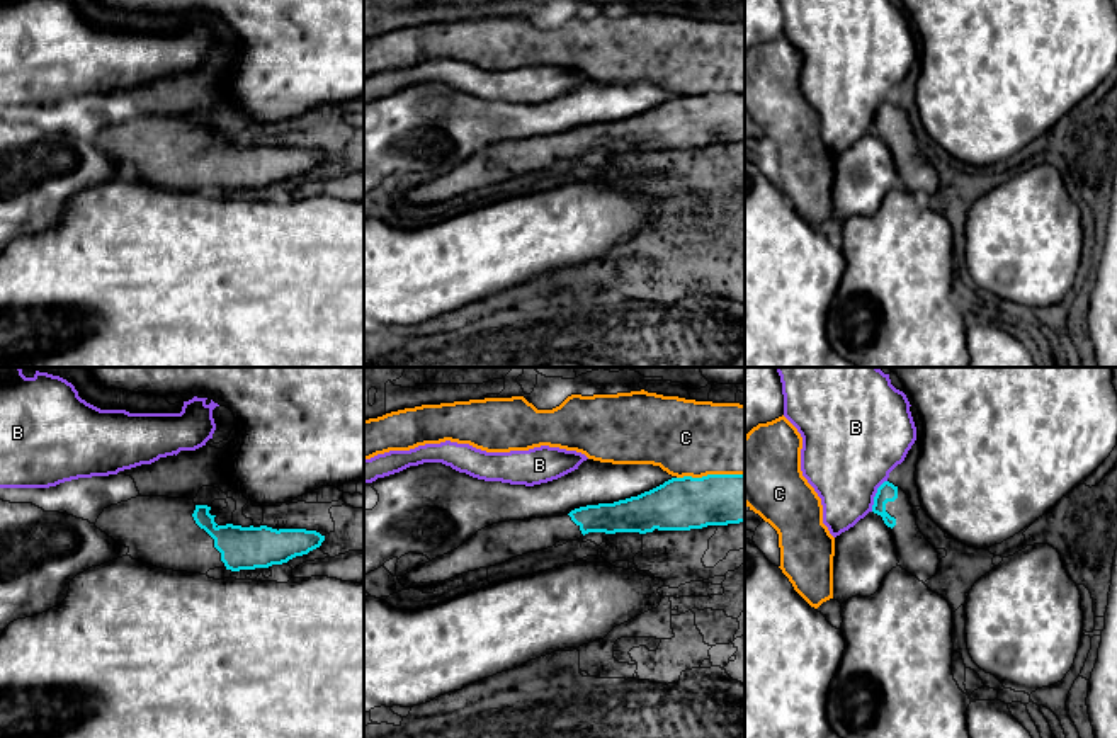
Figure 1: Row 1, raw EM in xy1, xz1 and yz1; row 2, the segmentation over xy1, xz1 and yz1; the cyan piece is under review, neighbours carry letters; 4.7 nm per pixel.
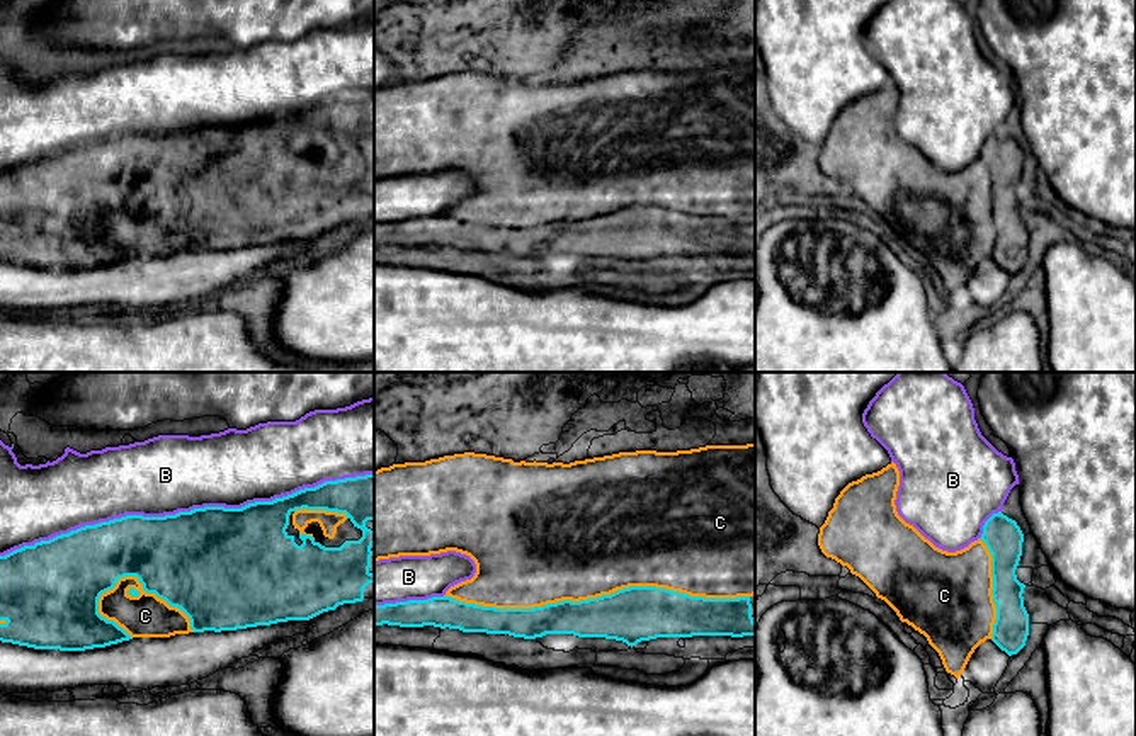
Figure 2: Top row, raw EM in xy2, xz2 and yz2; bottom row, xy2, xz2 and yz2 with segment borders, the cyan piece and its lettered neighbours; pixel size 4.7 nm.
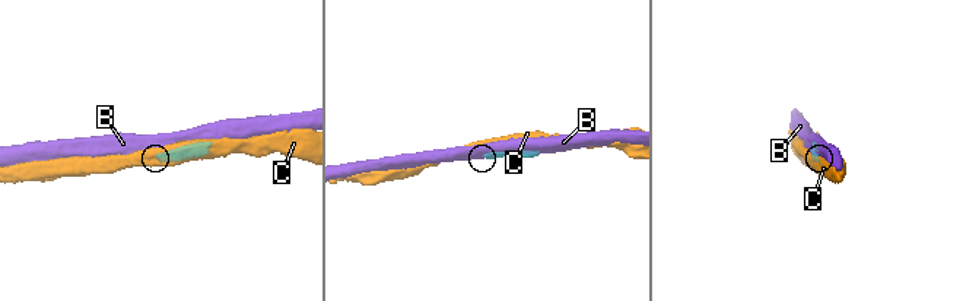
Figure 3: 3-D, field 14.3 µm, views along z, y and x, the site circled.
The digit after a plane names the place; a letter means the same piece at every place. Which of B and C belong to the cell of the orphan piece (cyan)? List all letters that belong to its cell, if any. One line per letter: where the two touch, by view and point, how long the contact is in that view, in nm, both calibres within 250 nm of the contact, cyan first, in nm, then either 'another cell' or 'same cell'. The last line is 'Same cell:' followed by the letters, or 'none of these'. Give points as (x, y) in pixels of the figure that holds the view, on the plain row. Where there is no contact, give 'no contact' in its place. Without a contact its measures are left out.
B: xy2 (186, 131) | 1800 nm | 500/380 nm | another cell
C: xz2 (597, 216) | 1450 nm | 260/500 nm | another cell
Same cell: none of these

